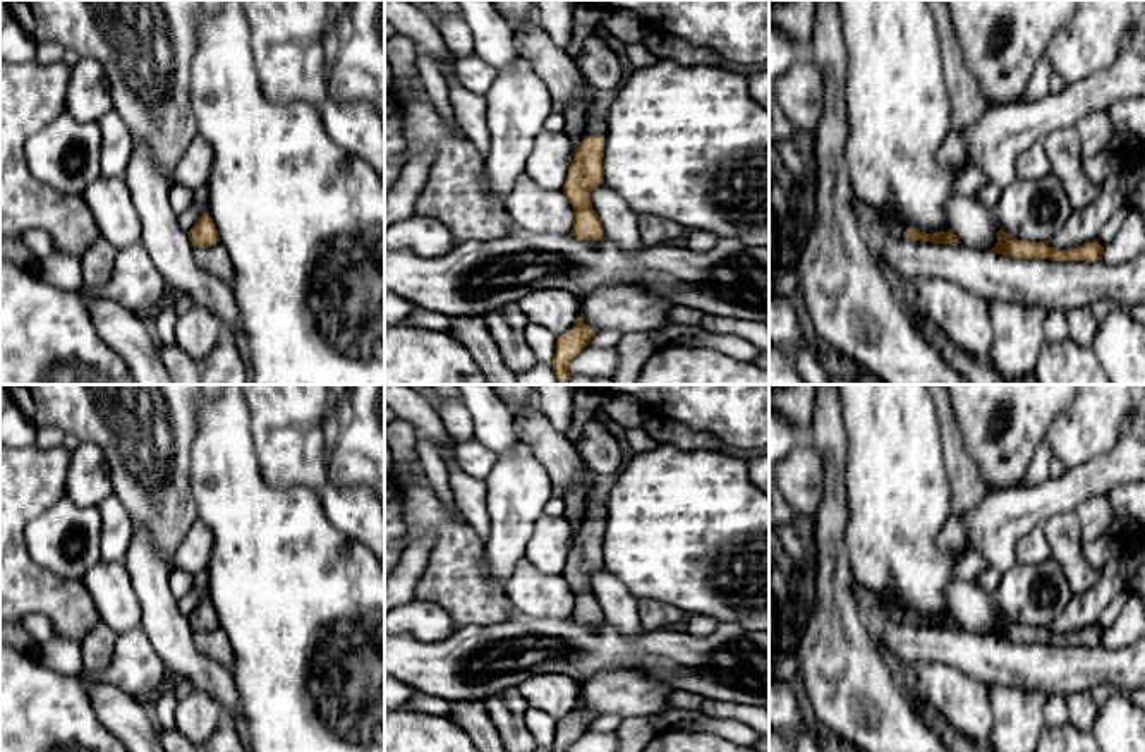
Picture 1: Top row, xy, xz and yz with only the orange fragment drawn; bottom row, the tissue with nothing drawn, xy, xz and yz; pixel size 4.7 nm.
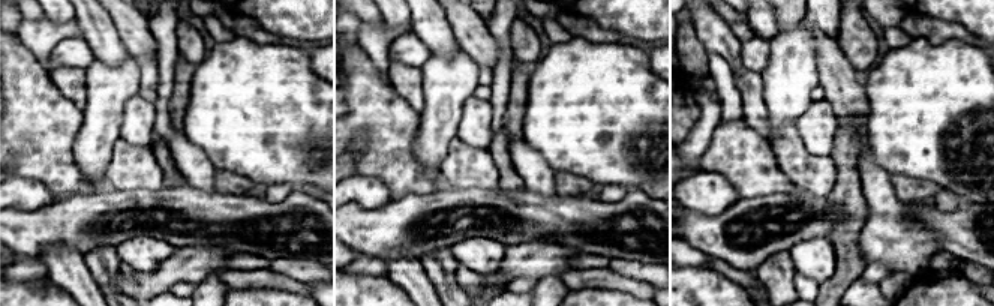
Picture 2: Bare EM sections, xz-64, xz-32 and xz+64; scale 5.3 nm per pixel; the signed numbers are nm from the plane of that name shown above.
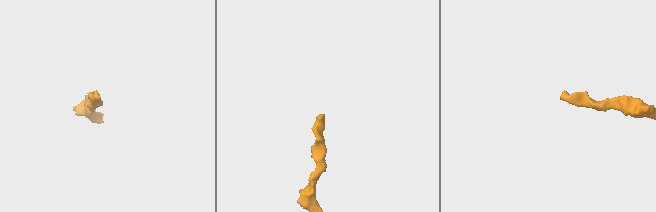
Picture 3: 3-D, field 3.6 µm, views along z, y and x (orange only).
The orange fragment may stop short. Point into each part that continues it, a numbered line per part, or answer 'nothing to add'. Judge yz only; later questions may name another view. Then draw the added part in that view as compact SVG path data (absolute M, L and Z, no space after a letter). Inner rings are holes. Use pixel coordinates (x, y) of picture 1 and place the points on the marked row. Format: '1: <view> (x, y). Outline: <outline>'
1: yz (874, 225). Outline: M853 196L853 209L862 235L870 244L881 244L886 237L905 237L905 223L891 213L881 213Z

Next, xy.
nothing to add

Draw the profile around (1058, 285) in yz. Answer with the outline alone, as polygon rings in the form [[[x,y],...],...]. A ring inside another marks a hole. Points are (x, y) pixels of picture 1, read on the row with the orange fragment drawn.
[[[889,235],[881,242],[881,256],[906,282],[942,278],[989,302],[999,299],[1049,311],[1081,309],[1100,299],[1145,304],[1145,251],[1112,266],[1104,261],[1008,258],[963,244]]]

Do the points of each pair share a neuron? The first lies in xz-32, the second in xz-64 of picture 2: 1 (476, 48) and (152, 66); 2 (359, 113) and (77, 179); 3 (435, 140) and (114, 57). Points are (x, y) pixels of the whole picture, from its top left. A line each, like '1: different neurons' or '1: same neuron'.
1: different neurons
2: same neuron
3: different neurons

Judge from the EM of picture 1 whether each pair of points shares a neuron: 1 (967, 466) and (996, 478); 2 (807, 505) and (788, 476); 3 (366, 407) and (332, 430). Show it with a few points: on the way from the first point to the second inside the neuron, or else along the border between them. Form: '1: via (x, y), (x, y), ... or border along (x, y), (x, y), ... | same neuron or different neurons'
1: border along (960, 435), (987, 491) | different neurons
2: via (805, 498), (795, 483) | same neuron
3: border along (344, 404), (344, 423), (328, 459) | different neurons

